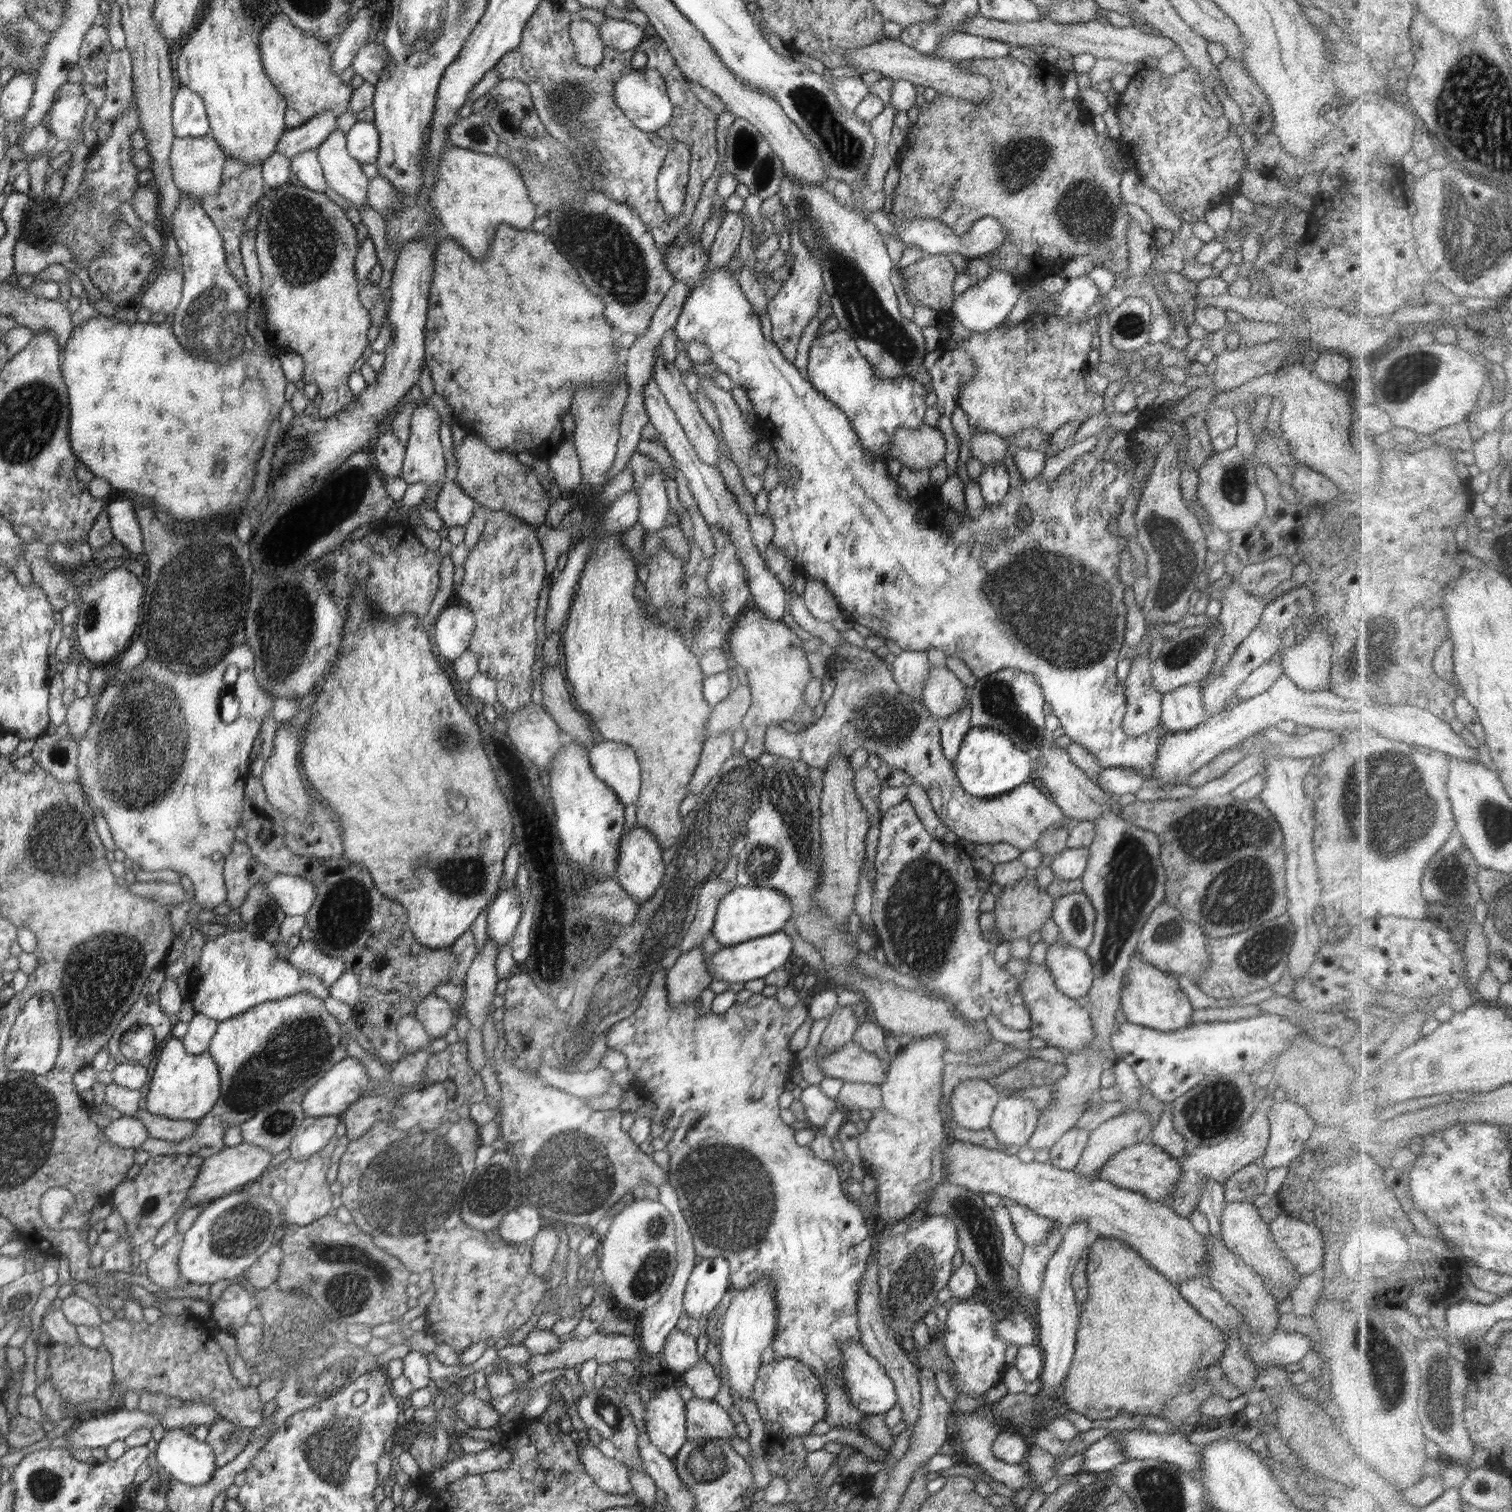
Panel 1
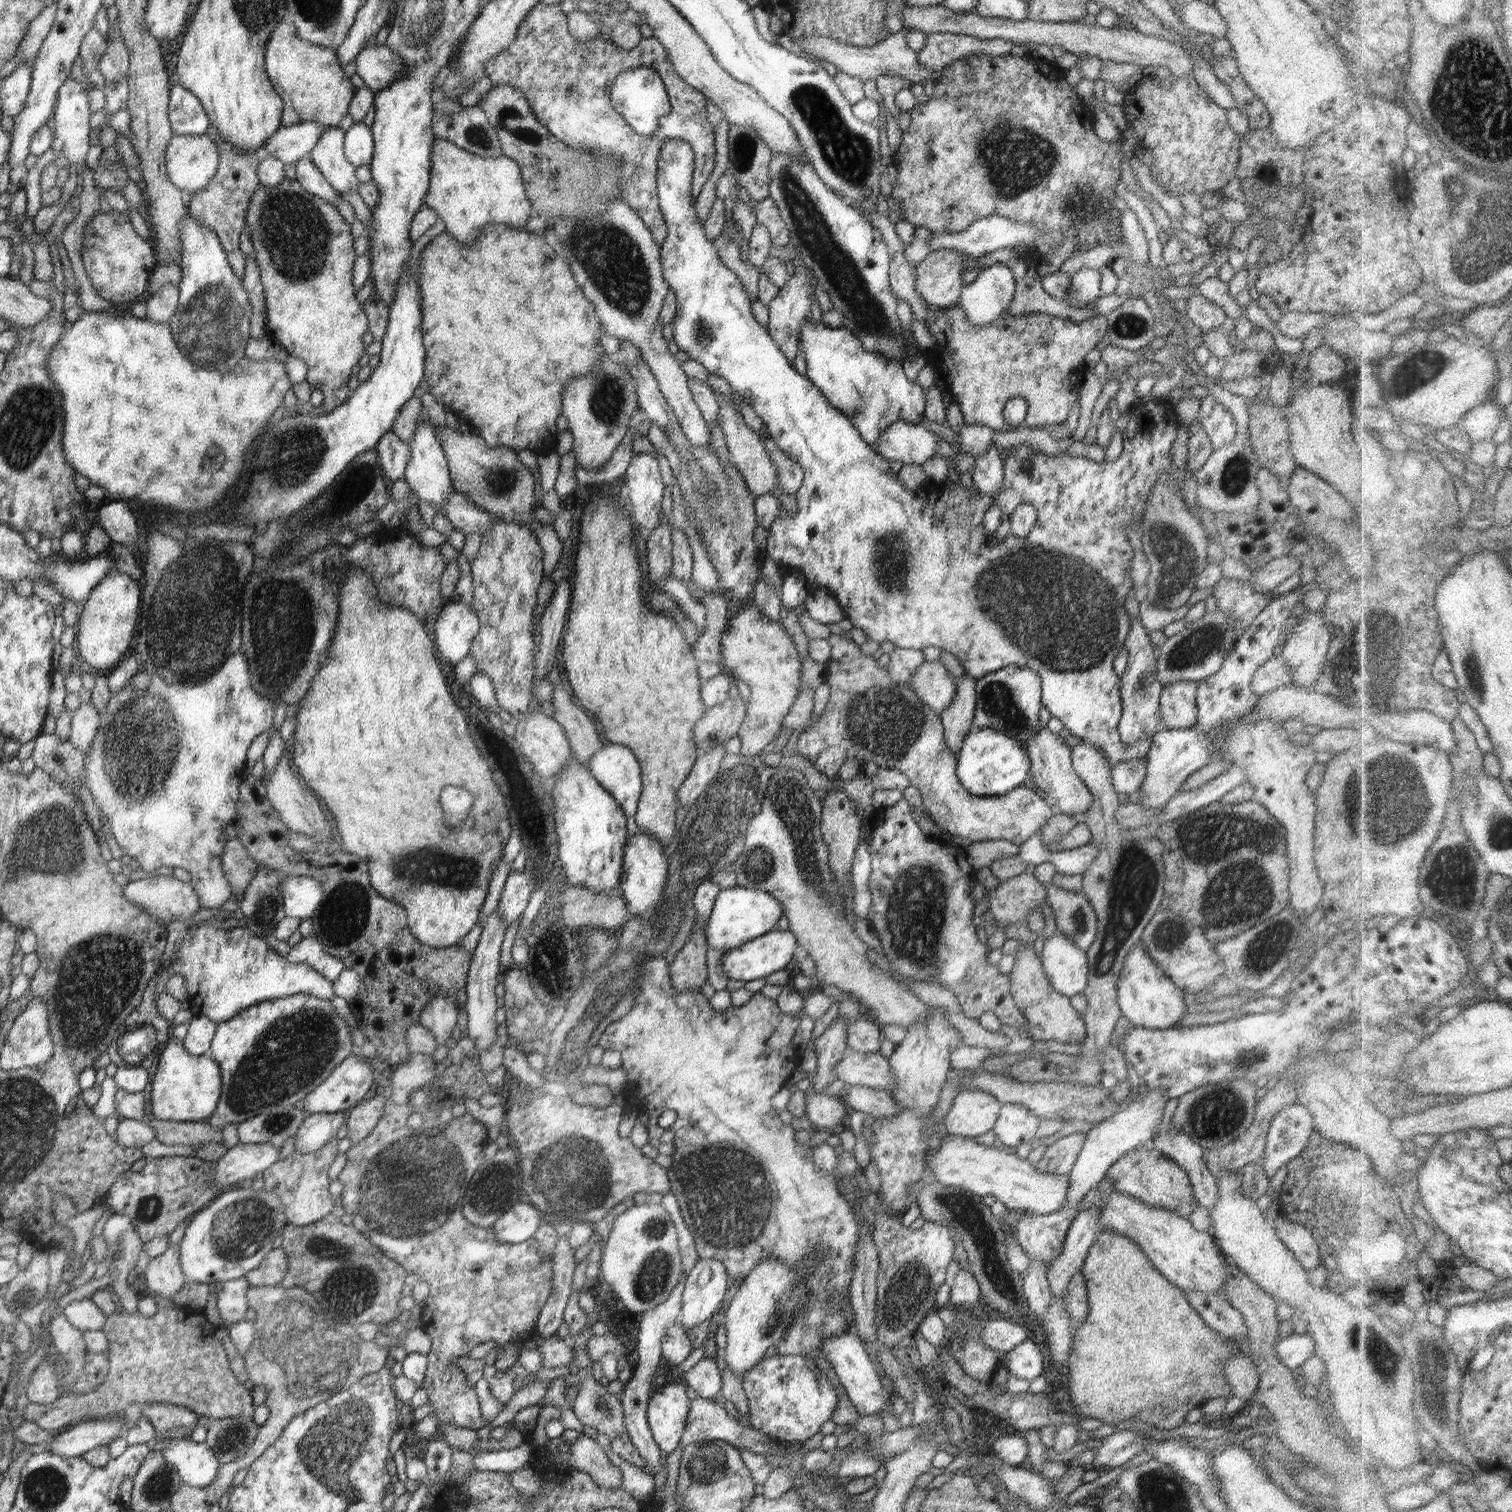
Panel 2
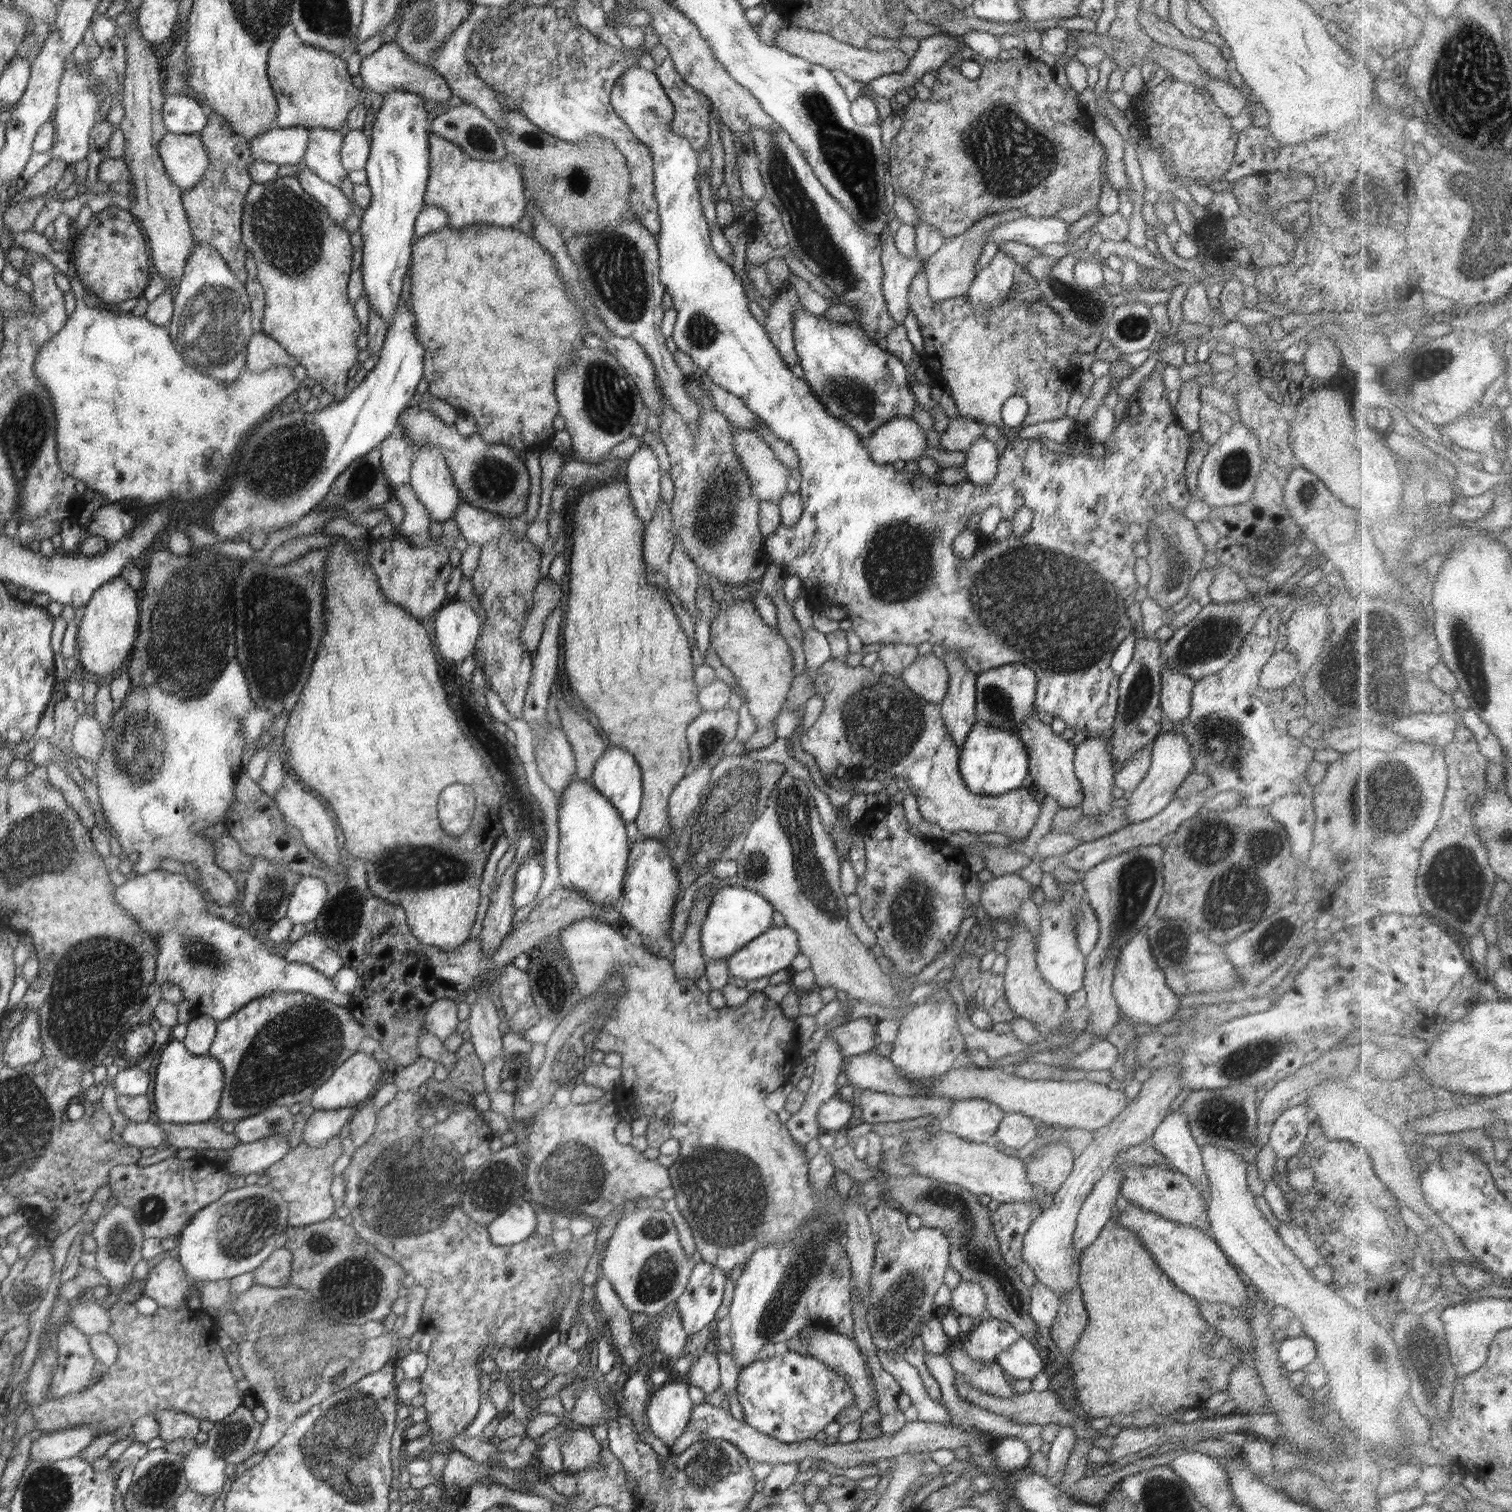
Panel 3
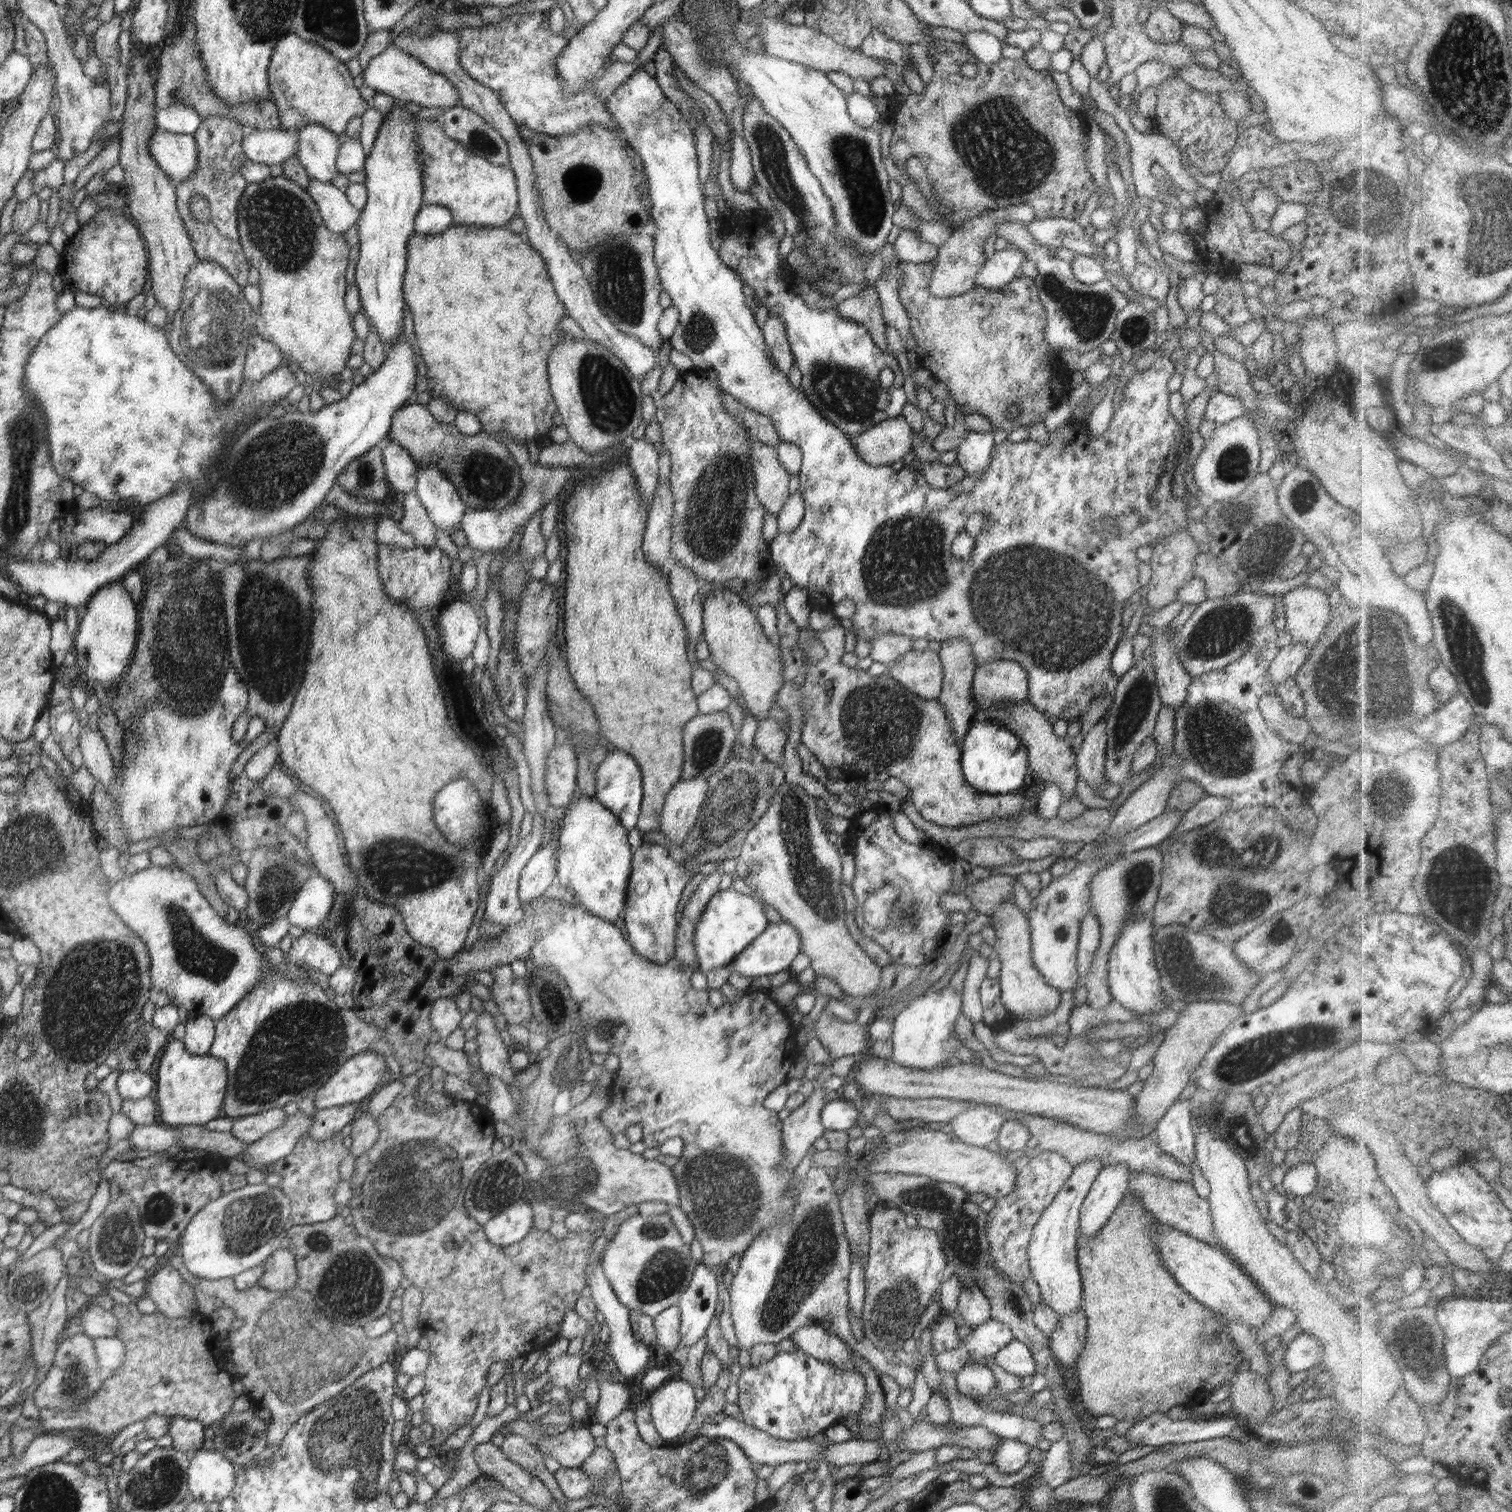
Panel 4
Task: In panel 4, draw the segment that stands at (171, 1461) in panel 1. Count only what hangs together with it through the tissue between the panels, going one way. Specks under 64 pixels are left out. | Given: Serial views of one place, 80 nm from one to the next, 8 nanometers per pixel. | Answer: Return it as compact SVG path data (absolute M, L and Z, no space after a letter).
M201 1448L195 1454L189 1456L190 1464L184 1472L189 1486L189 1492L199 1502L220 1502L232 1492L236 1484L236 1472L239 1471L231 1460L212 1449Z

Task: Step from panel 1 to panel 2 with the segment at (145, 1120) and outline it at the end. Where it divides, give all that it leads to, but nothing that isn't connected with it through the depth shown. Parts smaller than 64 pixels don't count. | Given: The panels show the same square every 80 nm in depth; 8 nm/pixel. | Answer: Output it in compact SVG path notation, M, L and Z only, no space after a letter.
M150 1117L147 1123L156 1132L156 1141L166 1145L194 1145L198 1143L208 1143L208 1141L222 1142L222 1132L219 1128L214 1128L207 1121L199 1122L175 1122L159 1120Z

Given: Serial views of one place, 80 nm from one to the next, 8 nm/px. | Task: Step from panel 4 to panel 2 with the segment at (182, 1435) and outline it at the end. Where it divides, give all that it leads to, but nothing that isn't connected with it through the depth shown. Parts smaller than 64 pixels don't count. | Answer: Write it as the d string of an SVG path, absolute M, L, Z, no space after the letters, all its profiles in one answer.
M149 1402L142 1404L142 1414L155 1428L158 1435L165 1434L172 1428L196 1428L199 1416L184 1406L166 1402Z

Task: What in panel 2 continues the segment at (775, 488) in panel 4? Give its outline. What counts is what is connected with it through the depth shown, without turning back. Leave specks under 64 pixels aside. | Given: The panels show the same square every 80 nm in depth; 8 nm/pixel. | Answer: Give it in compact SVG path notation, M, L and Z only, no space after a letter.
M716 392L716 398L720 406L719 417L721 431L725 436L725 443L730 453L729 462L743 476L748 490L756 497L761 494L772 493L776 486L779 486L779 472L777 466L774 465L770 454L764 445L765 441L761 439L754 429L748 426L743 416L734 409L731 403L731 397L728 394Z

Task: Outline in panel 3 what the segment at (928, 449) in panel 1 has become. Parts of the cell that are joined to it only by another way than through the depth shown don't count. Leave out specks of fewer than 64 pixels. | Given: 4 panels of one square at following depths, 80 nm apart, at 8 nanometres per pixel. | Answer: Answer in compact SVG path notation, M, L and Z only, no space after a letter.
M898 417L882 424L868 438L861 437L862 446L878 464L898 460L919 460L928 447L926 431L913 418Z

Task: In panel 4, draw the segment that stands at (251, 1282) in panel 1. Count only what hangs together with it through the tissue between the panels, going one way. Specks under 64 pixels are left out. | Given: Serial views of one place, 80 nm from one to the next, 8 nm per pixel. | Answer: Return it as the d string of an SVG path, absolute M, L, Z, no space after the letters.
M278 1248L262 1266L265 1271L258 1281L258 1286L276 1292L290 1290L297 1286L299 1282L297 1259L289 1249Z

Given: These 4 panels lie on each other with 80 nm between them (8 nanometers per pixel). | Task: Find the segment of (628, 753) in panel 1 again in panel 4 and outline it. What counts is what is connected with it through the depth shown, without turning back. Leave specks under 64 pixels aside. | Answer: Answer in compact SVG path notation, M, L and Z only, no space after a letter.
M618 750L608 754L596 771L595 797L604 808L613 812L620 819L624 828L627 828L628 831L636 828L643 799L642 775L636 759L626 752L618 752Z

